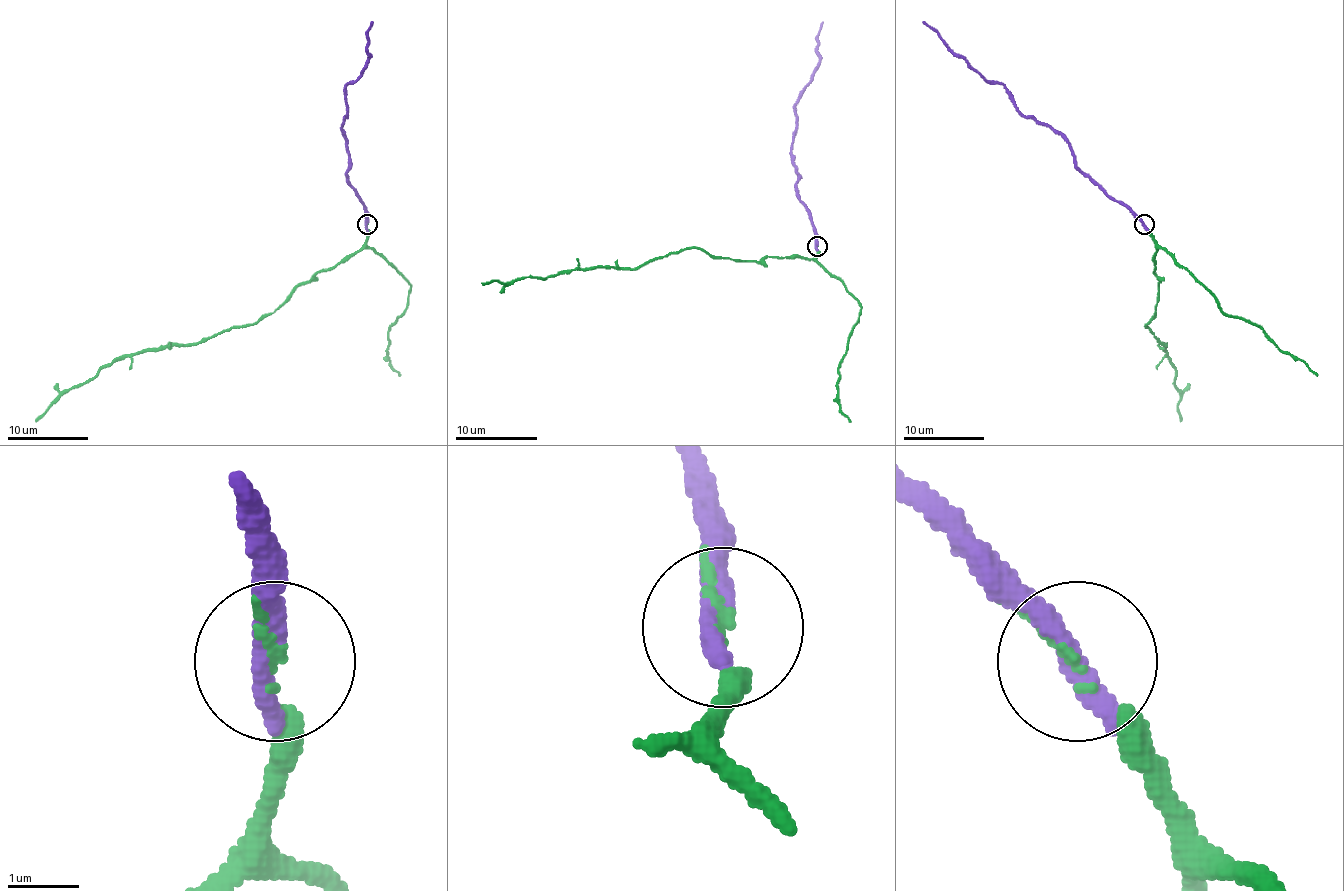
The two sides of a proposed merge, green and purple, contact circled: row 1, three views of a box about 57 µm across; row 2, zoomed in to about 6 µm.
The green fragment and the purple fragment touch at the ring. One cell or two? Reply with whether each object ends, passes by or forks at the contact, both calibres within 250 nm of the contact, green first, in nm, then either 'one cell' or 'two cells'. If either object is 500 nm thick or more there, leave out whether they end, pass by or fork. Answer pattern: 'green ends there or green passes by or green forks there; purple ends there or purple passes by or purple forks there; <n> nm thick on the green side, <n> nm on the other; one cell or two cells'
green passes by; purple ends there; 70 nm thick on the green side, 440 nm on the other; one cell

